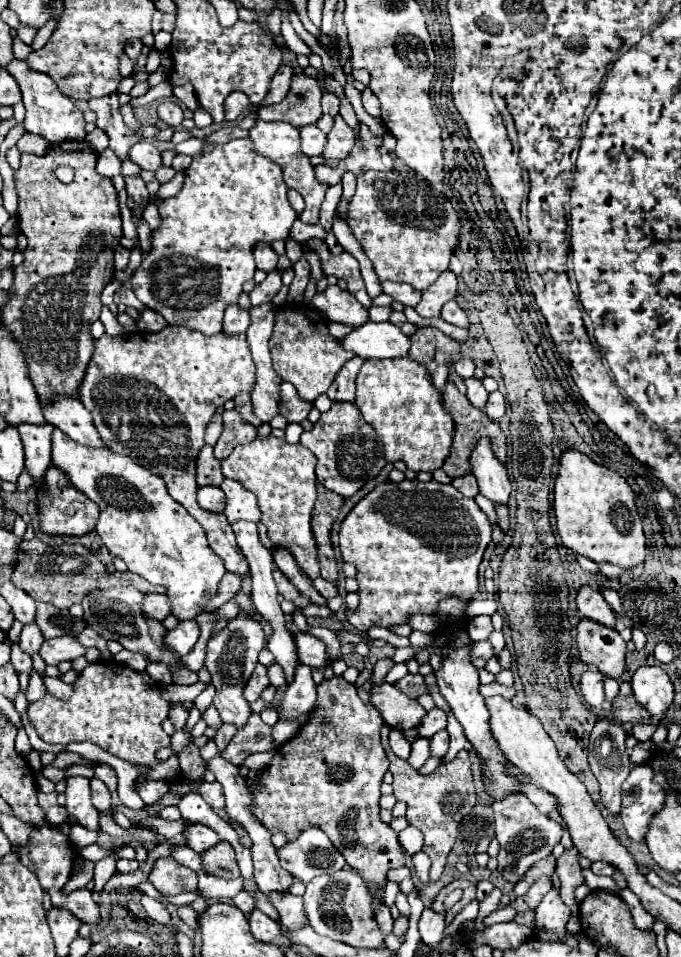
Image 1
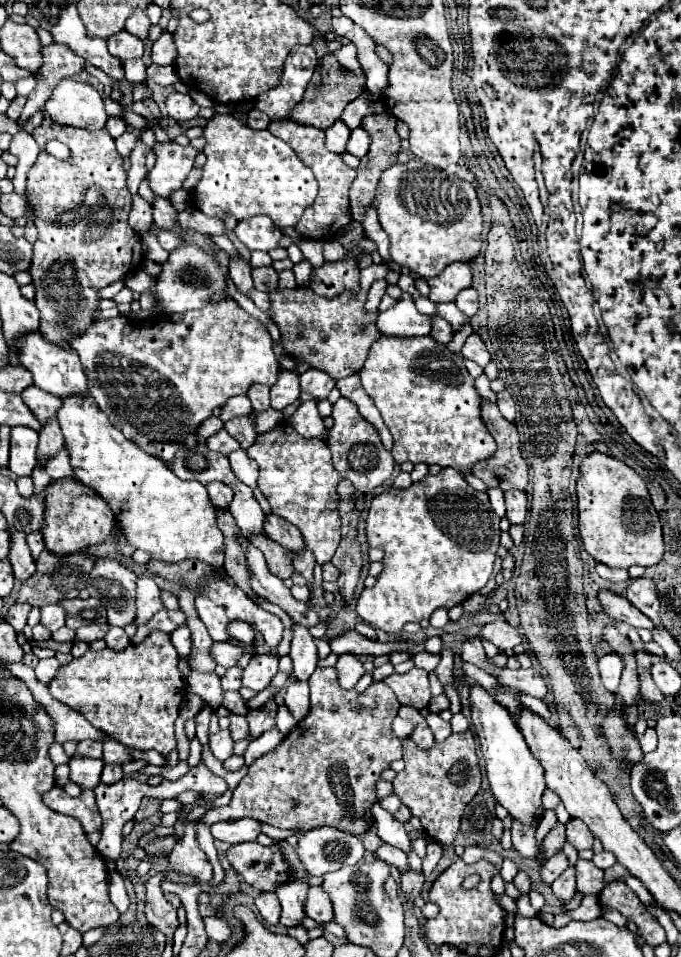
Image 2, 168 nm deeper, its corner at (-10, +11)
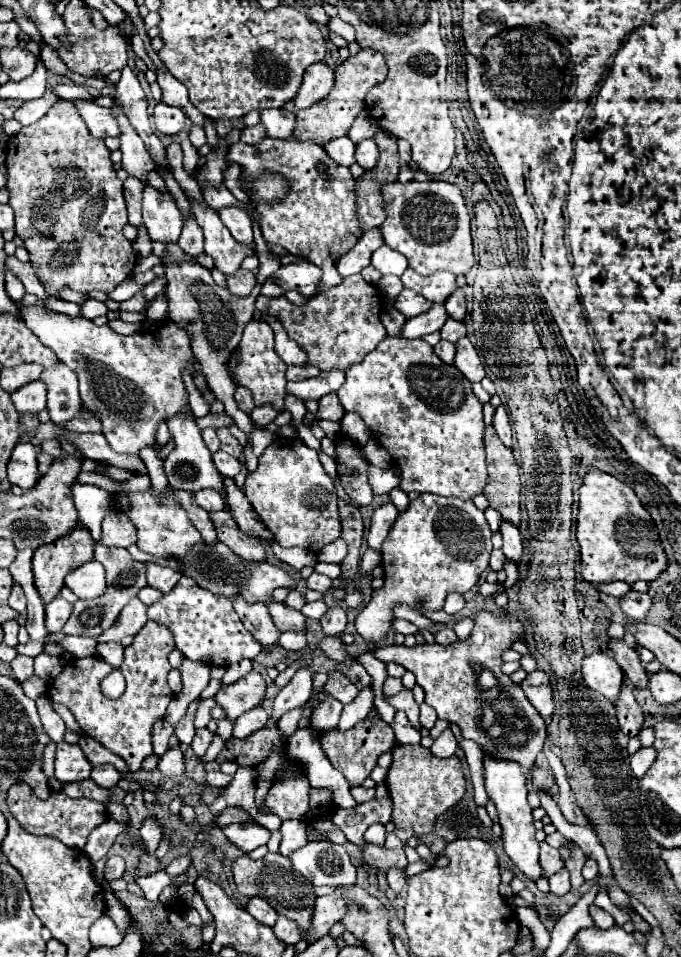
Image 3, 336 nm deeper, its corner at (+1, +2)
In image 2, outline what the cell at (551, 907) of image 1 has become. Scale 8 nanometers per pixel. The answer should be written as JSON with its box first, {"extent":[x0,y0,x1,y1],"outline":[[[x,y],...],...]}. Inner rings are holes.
{"extent":[553,867,575,901],"outline":[[[567,867],[563,873],[561,873],[561,877],[557,877],[555,881],[553,881],[553,893],[559,897],[559,899],[563,899],[563,901],[569,901],[571,897],[573,897],[573,893],[575,893],[575,867]]]}

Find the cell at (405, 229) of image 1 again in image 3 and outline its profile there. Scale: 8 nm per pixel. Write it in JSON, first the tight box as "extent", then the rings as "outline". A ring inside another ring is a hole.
{"extent":[380,180,474,276],"outline":[[[426,180],[416,182],[388,182],[382,186],[386,220],[380,226],[384,244],[408,258],[408,266],[422,276],[446,270],[452,274],[468,274],[474,266],[472,238],[470,238],[470,214],[458,186]]]}

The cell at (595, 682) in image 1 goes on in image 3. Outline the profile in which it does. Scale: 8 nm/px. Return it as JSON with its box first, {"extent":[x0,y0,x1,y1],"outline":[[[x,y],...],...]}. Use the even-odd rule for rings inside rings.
{"extent":[582,652,624,700],"outline":[[[598,652],[582,660],[582,678],[588,688],[604,694],[608,700],[616,700],[624,674],[612,658]]]}

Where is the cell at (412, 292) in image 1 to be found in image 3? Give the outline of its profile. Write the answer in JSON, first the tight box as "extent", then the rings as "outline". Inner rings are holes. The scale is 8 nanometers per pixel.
{"extent":[254,274,388,372],"outline":[[[360,274],[348,276],[340,282],[340,286],[332,286],[332,290],[324,290],[308,298],[306,304],[296,306],[288,302],[284,296],[280,298],[264,298],[258,296],[254,320],[264,316],[274,316],[286,330],[288,338],[294,340],[308,356],[308,364],[316,366],[320,372],[342,370],[360,362],[368,352],[372,352],[378,342],[382,342],[388,334],[380,322],[382,312],[382,294]]]}

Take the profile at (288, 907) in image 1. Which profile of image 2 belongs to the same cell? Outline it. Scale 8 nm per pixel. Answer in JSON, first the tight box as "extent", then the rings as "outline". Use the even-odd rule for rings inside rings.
{"extent":[305,887,333,923],"outline":[[[309,887],[307,903],[305,903],[305,915],[311,917],[317,923],[329,923],[333,921],[333,903],[325,889],[321,887]]]}

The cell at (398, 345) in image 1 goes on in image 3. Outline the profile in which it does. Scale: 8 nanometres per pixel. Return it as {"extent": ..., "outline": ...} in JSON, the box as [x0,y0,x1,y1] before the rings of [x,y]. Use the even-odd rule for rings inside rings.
{"extent":[400,306,448,338],"outline":[[[432,306],[428,312],[420,314],[420,316],[414,316],[414,318],[408,318],[404,324],[402,324],[402,332],[400,336],[404,338],[422,338],[426,334],[432,334],[436,330],[442,328],[442,324],[446,322],[448,314],[444,310],[444,306]]]}

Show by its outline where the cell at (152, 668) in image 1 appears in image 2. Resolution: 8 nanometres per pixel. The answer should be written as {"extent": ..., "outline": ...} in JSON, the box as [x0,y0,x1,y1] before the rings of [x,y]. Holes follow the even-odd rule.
{"extent":[211,643,243,669],"outline":[[[213,643],[211,655],[213,655],[217,665],[223,665],[229,669],[241,659],[243,653],[241,653],[241,647],[237,643]]]}

